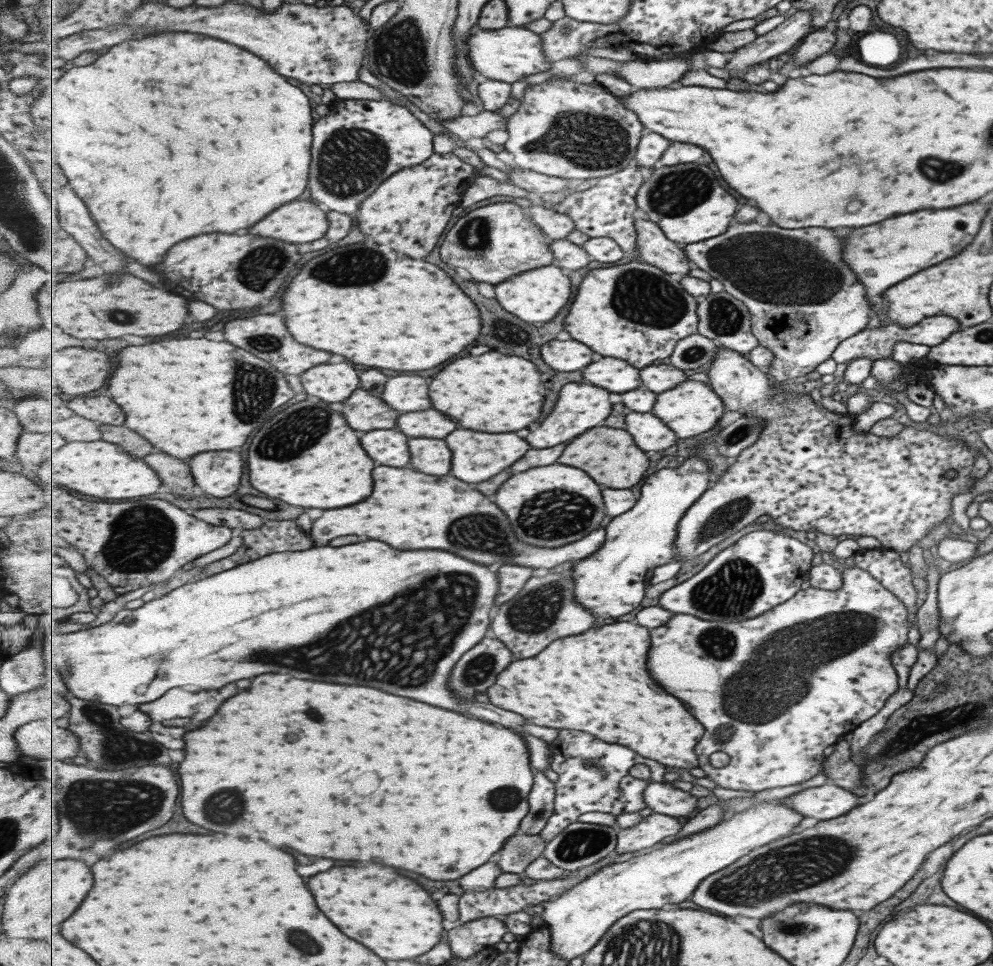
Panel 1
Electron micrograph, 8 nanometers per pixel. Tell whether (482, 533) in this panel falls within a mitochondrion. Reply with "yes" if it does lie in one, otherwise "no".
yes

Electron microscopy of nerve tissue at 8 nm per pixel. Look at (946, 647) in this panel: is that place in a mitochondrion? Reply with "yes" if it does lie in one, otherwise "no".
no

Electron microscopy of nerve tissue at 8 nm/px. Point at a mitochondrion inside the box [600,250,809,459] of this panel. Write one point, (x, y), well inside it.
(640, 297)

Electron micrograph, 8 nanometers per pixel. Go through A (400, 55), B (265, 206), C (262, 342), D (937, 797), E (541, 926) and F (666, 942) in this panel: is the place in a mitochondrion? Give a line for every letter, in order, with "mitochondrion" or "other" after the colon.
A: mitochondrion
B: other
C: mitochondrion
D: other
E: other
F: mitochondrion

